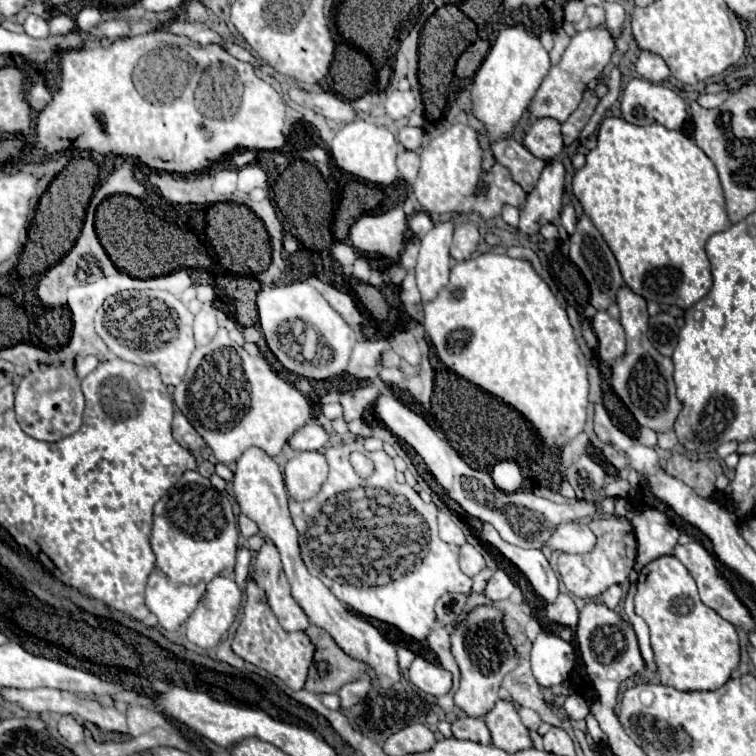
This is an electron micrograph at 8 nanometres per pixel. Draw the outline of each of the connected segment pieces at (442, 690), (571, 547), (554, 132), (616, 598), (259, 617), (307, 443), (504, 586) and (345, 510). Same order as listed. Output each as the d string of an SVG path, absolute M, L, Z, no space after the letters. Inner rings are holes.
M420 656L410 664L408 678L416 688L432 696L444 696L452 688L452 674Z
M572 522L572 524L562 524L548 540L552 550L562 550L562 552L572 552L572 554L586 554L596 546L596 534L590 530L588 524Z
M538 118L528 126L522 144L528 148L528 152L532 152L536 158L544 162L556 158L564 148L560 122L552 118Z
M612 586L612 588L608 588L602 596L602 602L608 606L608 608L616 608L618 606L618 602L620 602L620 598L622 598L622 592L620 592L620 586Z
M248 580L244 616L242 616L240 626L236 630L232 650L240 658L244 658L246 662L250 662L258 668L264 668L266 672L278 676L292 690L302 690L306 676L308 676L308 668L310 668L314 652L316 652L316 646L312 644L312 640L304 632L286 632L278 624L274 612L270 610L268 600L266 600L266 592L254 580Z
M306 424L298 432L294 432L292 440L288 442L294 450L322 450L328 444L328 440L330 436L320 424Z
M496 570L494 576L488 580L488 586L484 590L484 594L490 598L490 600L504 600L504 598L510 598L510 594L514 592L514 584L512 580L506 576L504 570Z
M360 442L326 448L324 454L330 464L330 474L320 494L306 502L290 498L290 514L298 530L302 560L308 572L320 578L324 586L354 612L398 626L416 640L426 640L436 622L436 600L450 592L468 592L472 588L472 578L458 566L458 546L446 544L438 536L436 504L426 504L414 488L406 484L400 486L394 478L392 460L382 452L376 452L374 456L376 472L368 480L360 478L350 466L352 450L366 454Z

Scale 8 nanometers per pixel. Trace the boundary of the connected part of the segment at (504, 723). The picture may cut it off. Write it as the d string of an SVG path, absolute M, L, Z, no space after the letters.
M498 700L496 706L484 716L484 722L492 734L492 744L506 752L518 752L530 748L532 740L528 728L522 724L516 706L508 700Z

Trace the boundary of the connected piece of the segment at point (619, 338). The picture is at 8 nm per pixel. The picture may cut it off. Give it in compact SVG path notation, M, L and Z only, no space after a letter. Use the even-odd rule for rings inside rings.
M606 310L596 312L596 316L592 318L592 328L594 334L598 336L598 360L600 362L608 362L612 364L616 358L620 358L626 350L624 344L624 328L620 324L620 320L610 318L610 314Z

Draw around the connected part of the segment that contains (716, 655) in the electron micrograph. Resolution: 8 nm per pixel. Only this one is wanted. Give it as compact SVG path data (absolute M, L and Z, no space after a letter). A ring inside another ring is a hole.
M674 556L656 558L642 568L638 578L638 592L634 598L634 612L642 616L650 628L652 650L660 670L660 682L664 686L672 686L676 690L716 690L732 678L732 672L740 664L738 632L712 608L702 604L694 578Z

